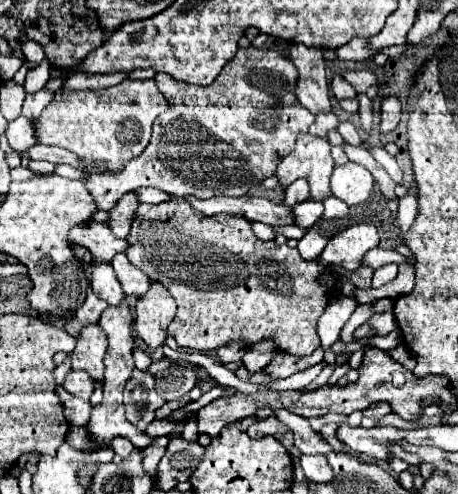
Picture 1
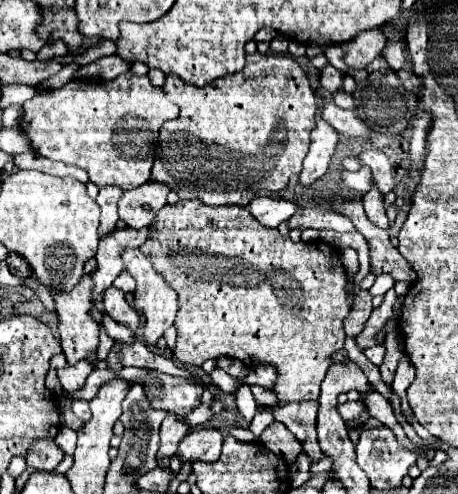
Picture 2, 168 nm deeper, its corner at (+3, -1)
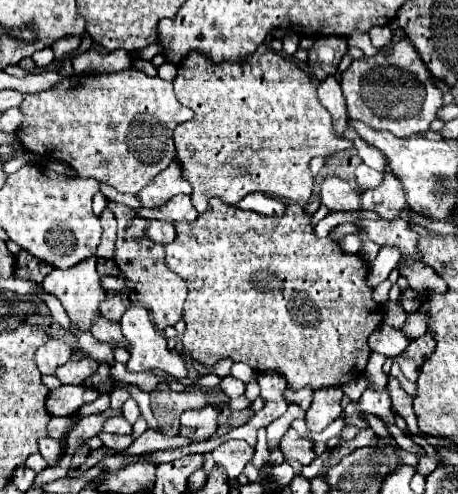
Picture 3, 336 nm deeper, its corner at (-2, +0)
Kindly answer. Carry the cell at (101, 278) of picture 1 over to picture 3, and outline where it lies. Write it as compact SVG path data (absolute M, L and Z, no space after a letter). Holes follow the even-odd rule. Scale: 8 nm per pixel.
M129 306L127 312L121 318L121 328L123 328L123 336L129 342L129 352L131 358L127 362L127 368L131 372L147 372L147 370L163 370L165 374L169 374L175 380L183 380L189 376L189 370L185 366L185 360L181 358L181 354L177 350L169 350L167 338L163 334L157 332L157 328L151 324L149 312L145 308L139 306Z

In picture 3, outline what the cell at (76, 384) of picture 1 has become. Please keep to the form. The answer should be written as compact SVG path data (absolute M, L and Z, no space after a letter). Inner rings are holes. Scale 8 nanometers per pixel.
M81 358L77 362L67 362L55 370L55 378L59 378L61 384L81 384L91 374L95 374L99 362L93 358Z

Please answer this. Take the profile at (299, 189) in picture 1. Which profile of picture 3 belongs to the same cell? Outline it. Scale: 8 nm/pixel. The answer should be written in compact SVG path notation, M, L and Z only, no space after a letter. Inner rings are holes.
M327 76L327 80L317 84L317 96L319 102L329 110L333 116L333 126L335 132L341 134L347 128L347 108L345 108L345 98L341 94L341 86L335 76Z

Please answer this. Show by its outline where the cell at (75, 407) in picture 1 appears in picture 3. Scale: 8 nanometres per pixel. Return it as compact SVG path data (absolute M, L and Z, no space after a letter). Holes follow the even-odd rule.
M109 418L105 422L105 432L113 432L113 434L133 434L133 426L123 418Z

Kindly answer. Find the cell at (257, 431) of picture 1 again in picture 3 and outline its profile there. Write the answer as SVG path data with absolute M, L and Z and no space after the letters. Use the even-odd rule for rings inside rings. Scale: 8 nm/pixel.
M287 434L281 438L281 452L287 456L287 458L295 458L299 464L311 464L317 454L313 452L313 442L307 440L307 438L301 438L297 434Z

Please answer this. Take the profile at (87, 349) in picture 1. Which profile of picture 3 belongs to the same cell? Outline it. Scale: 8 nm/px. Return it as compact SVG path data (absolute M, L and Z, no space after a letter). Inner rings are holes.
M91 256L89 260L83 260L81 264L75 264L73 268L53 270L53 272L47 274L45 280L41 282L41 286L43 286L49 294L55 294L55 296L61 300L61 304L63 304L63 308L67 310L71 322L73 322L79 330L83 330L83 332L87 332L87 330L91 328L93 320L101 316L101 312L99 312L99 302L105 300L105 296L107 296L107 292L101 290L101 286L99 286L99 278L101 278L101 276L99 276L99 272L97 272L95 266L97 266L97 256Z

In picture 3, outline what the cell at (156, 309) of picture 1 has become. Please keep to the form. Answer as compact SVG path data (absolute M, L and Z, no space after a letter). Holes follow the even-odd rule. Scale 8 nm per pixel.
M107 200L107 208L115 214L117 220L117 252L115 252L115 264L119 266L121 274L135 284L135 298L141 306L145 306L151 314L151 320L157 330L165 330L167 326L175 326L175 322L181 318L183 302L187 298L187 284L181 276L177 276L173 270L165 266L165 252L161 244L155 244L147 238L149 220L137 216L135 208L129 208L121 202Z

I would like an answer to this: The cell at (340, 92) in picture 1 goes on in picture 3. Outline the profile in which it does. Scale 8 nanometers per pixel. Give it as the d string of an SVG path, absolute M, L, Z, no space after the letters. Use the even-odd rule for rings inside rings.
M319 36L309 50L309 70L317 80L337 74L341 58L347 54L347 42L341 36Z

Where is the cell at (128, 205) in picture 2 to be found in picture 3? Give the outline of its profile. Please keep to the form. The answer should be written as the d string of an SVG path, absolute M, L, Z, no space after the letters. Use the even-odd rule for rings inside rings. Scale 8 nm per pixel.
M175 158L173 164L169 164L161 174L157 174L141 192L139 200L143 202L145 208L155 208L165 204L169 198L177 194L187 194L191 196L191 184L183 178L181 172L181 162Z

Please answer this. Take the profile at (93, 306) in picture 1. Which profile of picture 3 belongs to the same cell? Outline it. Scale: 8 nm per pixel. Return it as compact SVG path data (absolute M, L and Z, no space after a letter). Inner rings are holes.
M151 220L153 224L147 228L147 236L151 236L151 240L157 240L159 244L167 244L175 240L175 226L169 222L159 222L159 220Z

